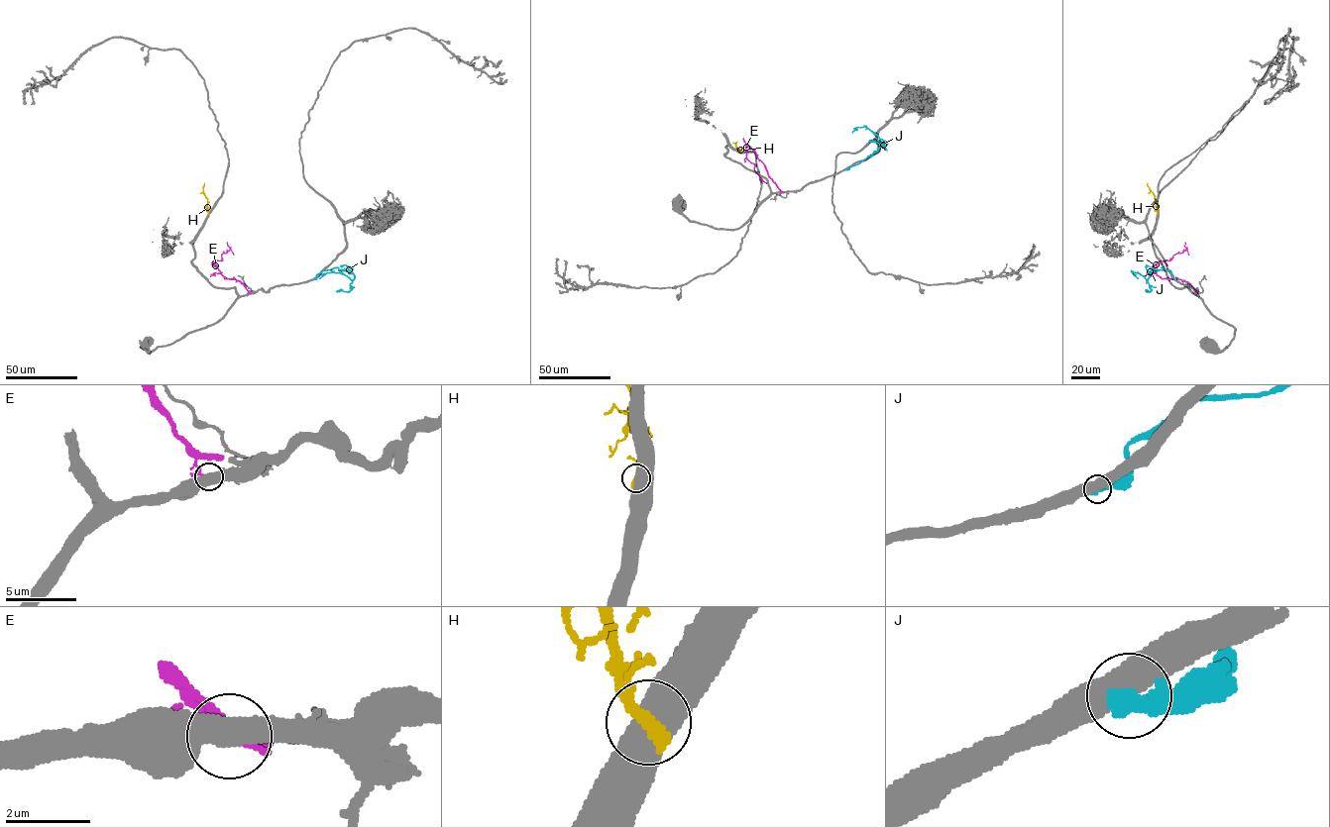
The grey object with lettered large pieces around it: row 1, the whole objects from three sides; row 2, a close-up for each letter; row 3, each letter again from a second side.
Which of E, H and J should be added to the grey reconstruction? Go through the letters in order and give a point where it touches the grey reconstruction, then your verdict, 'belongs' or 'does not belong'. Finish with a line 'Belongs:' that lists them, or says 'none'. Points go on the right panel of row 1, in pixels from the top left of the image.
E: contact (1197, 293); belongs
H: contact (1157, 213); does not belong
J: contact (1174, 279); does not belong
Belongs: E

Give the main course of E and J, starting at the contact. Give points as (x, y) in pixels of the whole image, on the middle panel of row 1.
E: (782, 192), (756, 153), (747, 147), (747, 158), (753, 163), (760, 179)
J: (845, 169), (871, 156), (887, 144), (864, 126), (856, 127), (851, 132)

